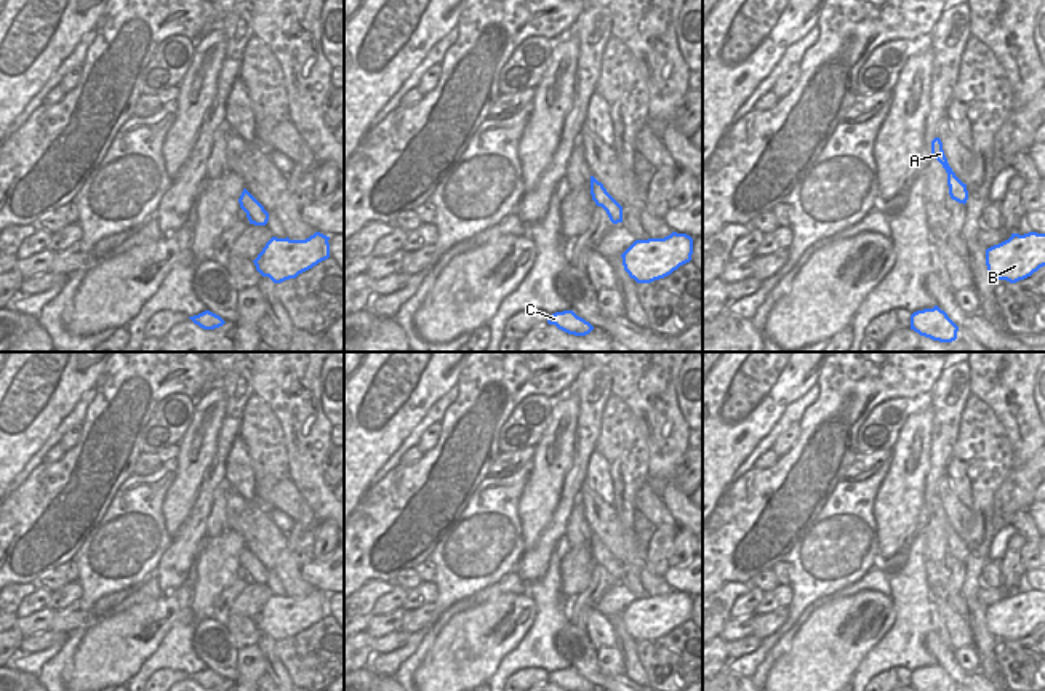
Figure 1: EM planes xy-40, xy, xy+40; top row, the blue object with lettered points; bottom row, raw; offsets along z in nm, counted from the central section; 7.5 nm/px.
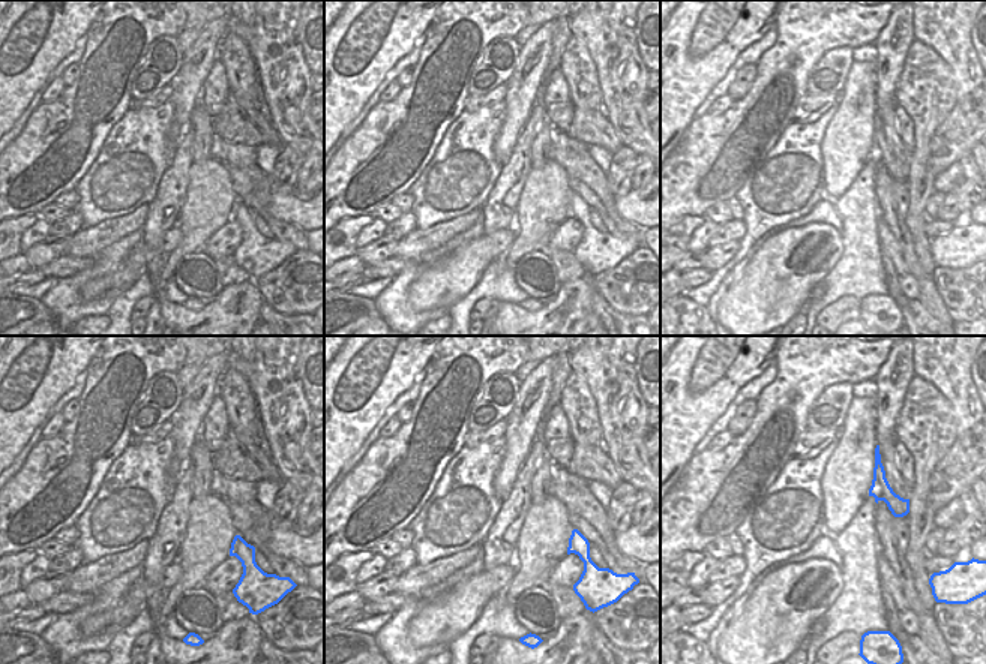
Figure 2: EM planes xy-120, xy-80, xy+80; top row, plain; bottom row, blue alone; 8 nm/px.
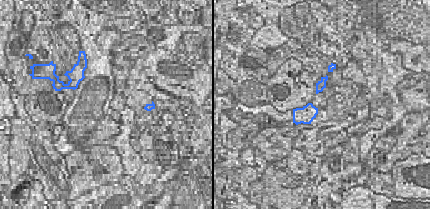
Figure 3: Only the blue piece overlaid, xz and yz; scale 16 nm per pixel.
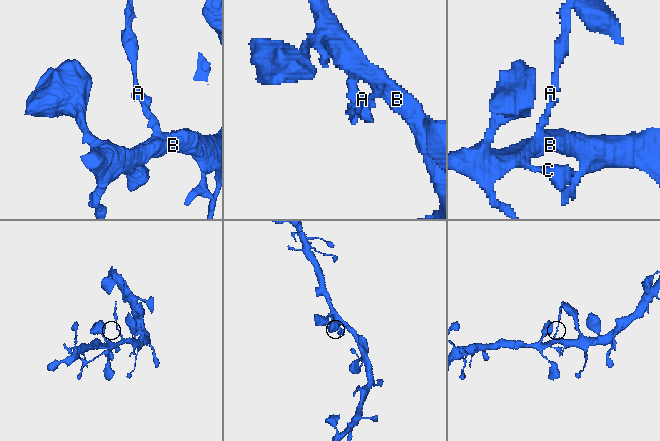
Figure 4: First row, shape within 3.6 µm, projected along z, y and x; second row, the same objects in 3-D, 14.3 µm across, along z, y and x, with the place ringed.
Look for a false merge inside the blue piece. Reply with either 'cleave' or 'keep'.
cleave

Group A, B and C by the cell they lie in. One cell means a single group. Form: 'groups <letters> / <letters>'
groups A / B C

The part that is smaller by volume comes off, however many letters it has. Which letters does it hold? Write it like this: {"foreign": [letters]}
{"foreign": ["A"]}

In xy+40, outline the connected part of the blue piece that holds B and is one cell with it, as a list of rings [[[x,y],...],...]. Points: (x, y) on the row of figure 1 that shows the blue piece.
[[[1029,232],[1011,237],[986,250],[991,277],[1016,283],[1045,266],[1045,234]]]

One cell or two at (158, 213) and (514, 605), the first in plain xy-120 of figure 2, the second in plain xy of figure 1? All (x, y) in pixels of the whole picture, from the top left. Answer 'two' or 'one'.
two

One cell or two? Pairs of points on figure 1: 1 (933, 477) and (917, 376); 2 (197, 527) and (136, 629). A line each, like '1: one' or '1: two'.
1: two
2: two

